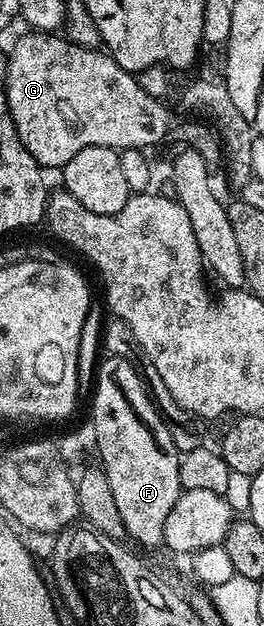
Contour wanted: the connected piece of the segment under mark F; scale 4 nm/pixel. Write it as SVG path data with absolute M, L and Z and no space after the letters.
M107 355L105 359L98 368L98 385L94 388L92 423L96 430L96 455L102 459L100 467L106 473L108 486L112 486L112 498L116 501L116 510L129 539L134 539L146 548L159 547L164 538L164 522L168 522L172 506L176 506L178 496L184 491L178 477L180 453L174 449L168 426L164 426L157 403L152 399L139 369L133 368L129 359L120 356Z

